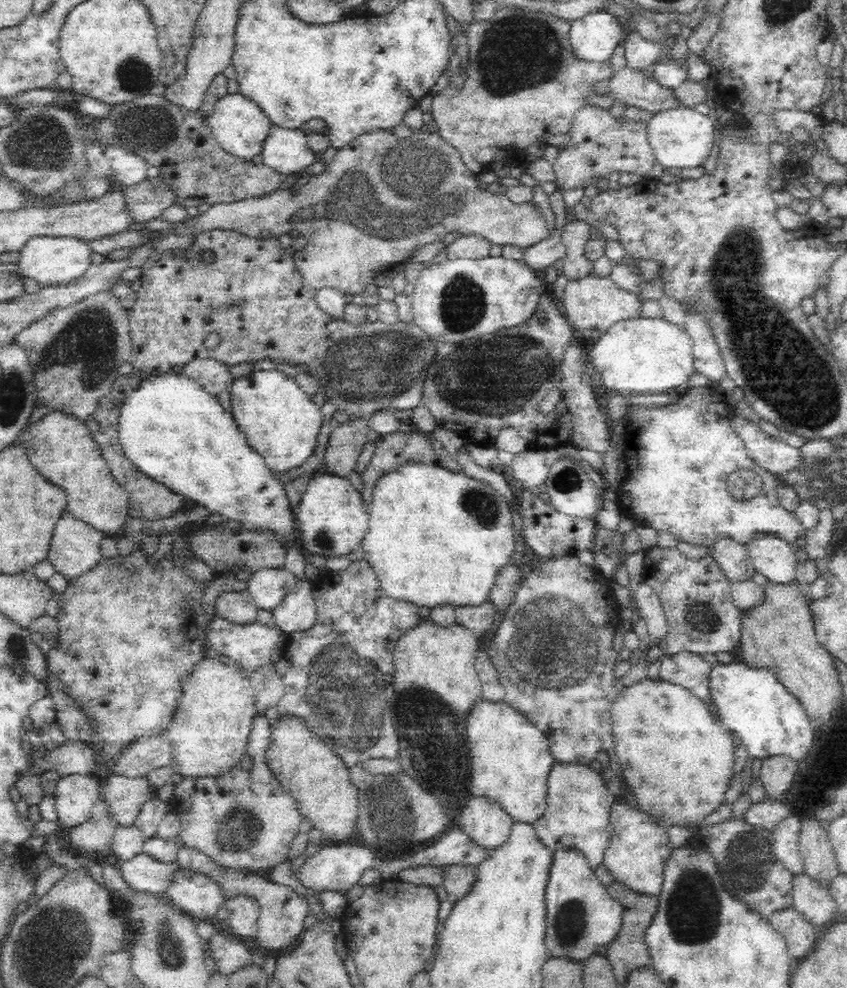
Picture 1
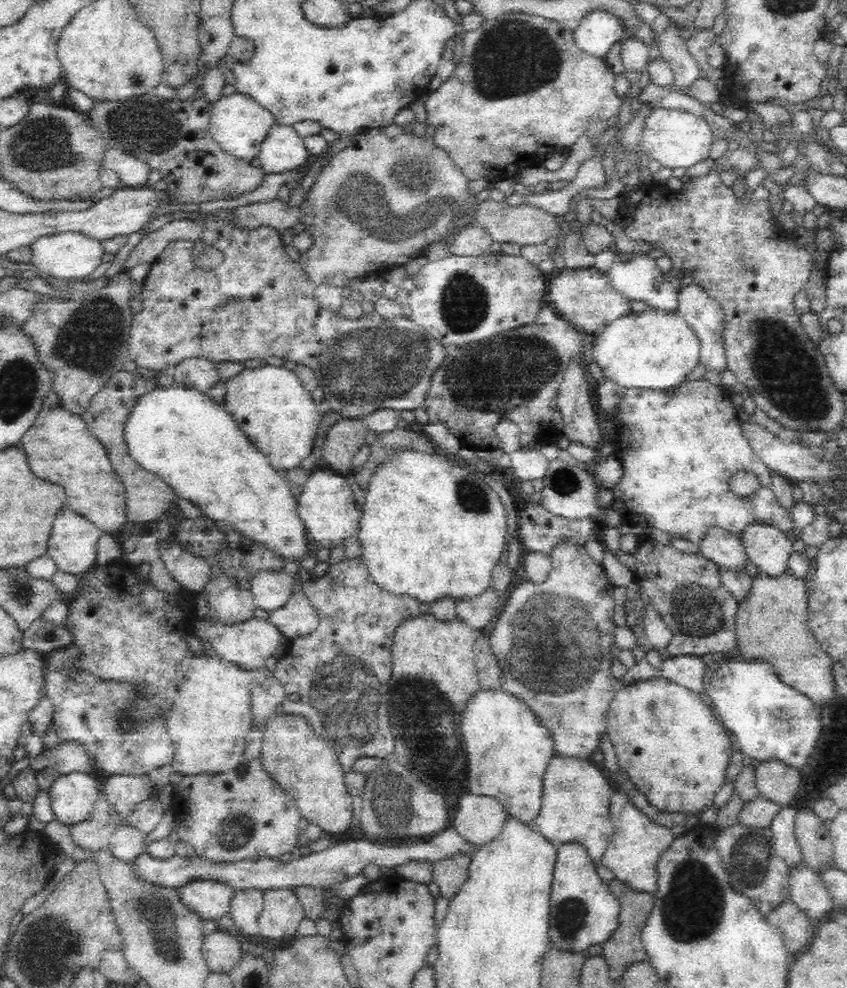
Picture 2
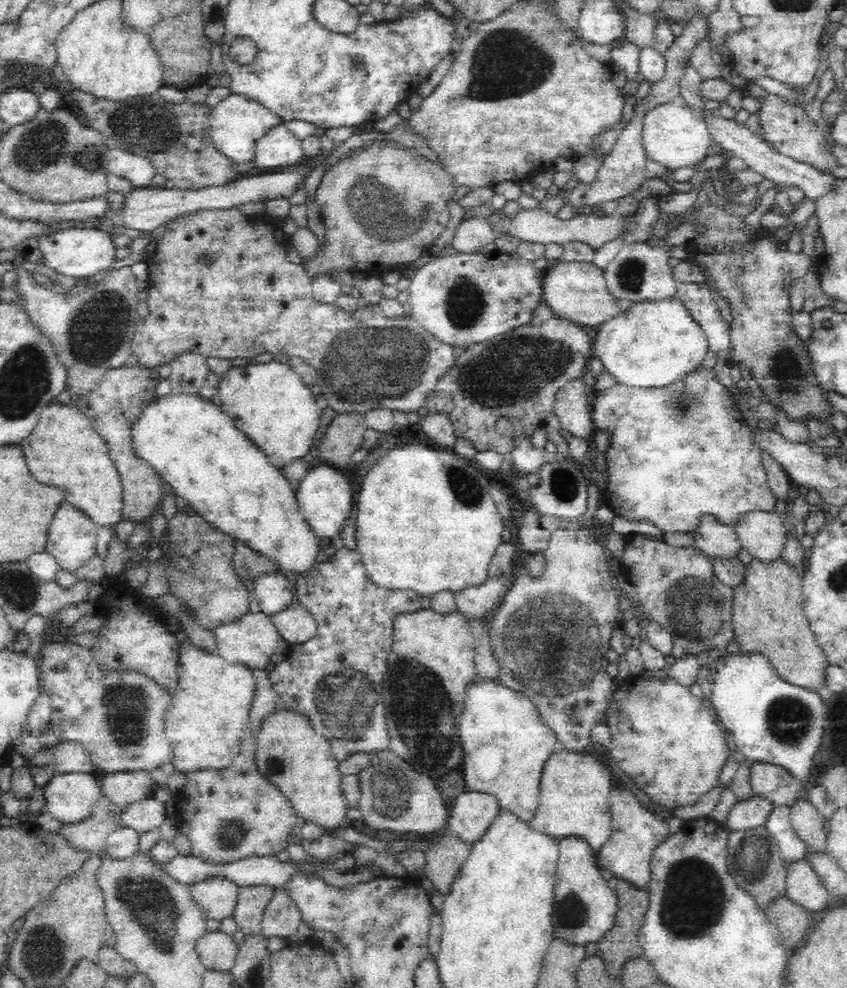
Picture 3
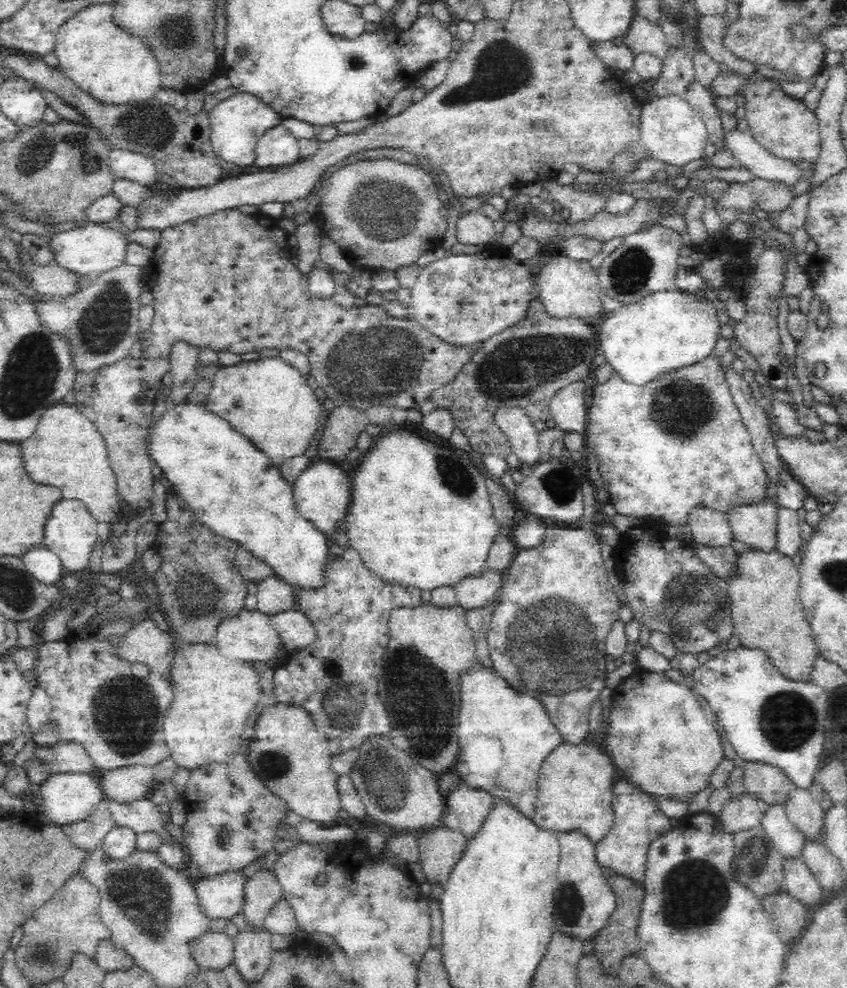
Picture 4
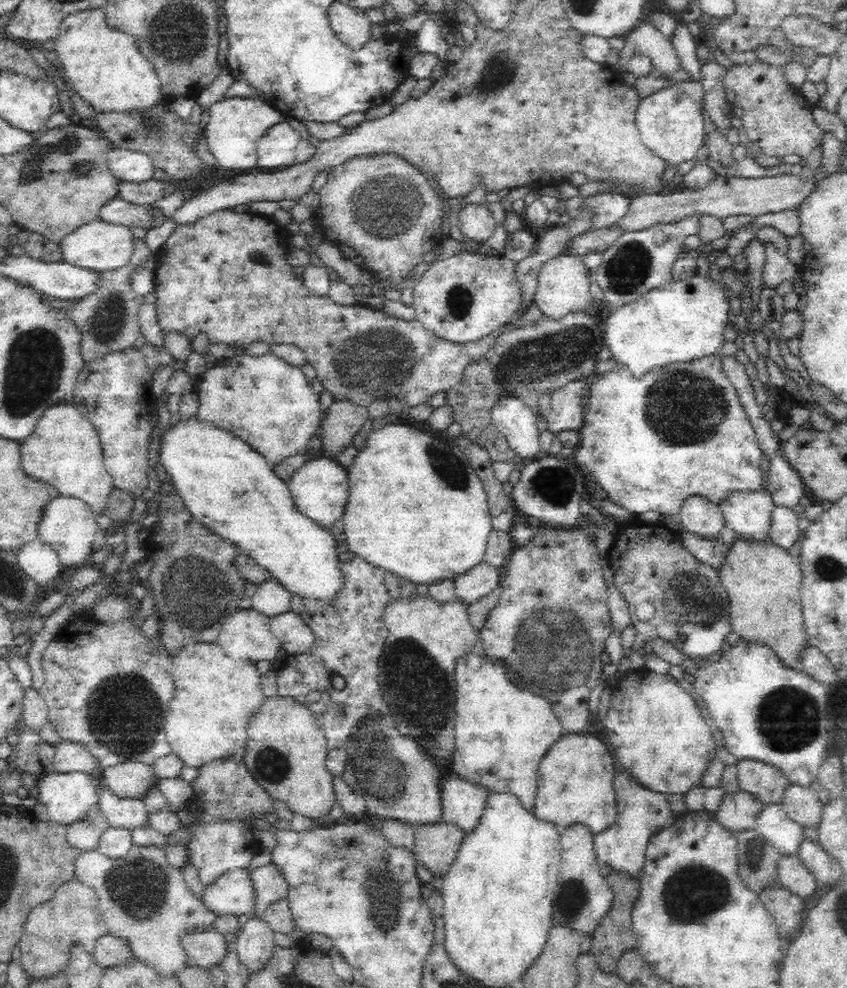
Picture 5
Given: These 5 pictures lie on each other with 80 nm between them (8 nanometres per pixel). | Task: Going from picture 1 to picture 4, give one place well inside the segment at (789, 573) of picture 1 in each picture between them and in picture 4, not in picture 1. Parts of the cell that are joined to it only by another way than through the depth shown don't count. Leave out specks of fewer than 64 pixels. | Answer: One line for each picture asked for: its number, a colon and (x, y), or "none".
2: (769, 551)
3: (762, 535)
4: (757, 527)

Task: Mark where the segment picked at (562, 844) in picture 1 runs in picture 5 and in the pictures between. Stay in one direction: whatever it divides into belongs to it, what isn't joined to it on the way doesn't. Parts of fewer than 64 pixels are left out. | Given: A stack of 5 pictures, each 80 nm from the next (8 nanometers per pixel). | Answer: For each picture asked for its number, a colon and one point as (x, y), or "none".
2: (576, 797)
3: (574, 792)
4: (575, 787)
5: (575, 778)

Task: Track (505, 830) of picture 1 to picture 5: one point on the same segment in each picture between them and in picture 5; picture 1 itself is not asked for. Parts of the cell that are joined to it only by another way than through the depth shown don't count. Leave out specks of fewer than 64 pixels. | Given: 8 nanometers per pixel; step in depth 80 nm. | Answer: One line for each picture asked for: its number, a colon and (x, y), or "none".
2: (481, 819)
3: (473, 814)
4: (467, 809)
5: (463, 804)

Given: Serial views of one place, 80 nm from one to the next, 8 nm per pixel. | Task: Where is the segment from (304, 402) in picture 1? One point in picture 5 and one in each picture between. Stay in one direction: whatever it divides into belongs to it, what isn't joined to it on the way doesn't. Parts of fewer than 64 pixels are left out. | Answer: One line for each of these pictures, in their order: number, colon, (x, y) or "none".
2: (281, 419)
3: (269, 401)
4: (268, 400)
5: (264, 399)

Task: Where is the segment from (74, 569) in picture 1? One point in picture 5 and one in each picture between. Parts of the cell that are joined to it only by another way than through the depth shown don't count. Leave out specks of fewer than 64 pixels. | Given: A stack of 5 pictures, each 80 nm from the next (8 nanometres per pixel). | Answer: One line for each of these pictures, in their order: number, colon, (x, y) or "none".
2: (73, 545)
3: (72, 537)
4: (71, 532)
5: (68, 526)

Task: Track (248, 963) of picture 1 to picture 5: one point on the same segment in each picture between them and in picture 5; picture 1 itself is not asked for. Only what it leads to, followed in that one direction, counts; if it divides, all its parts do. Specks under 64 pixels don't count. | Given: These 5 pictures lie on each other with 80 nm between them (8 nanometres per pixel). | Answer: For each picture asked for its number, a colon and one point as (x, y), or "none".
2: (222, 950)
3: (218, 951)
4: (214, 950)
5: (208, 949)

